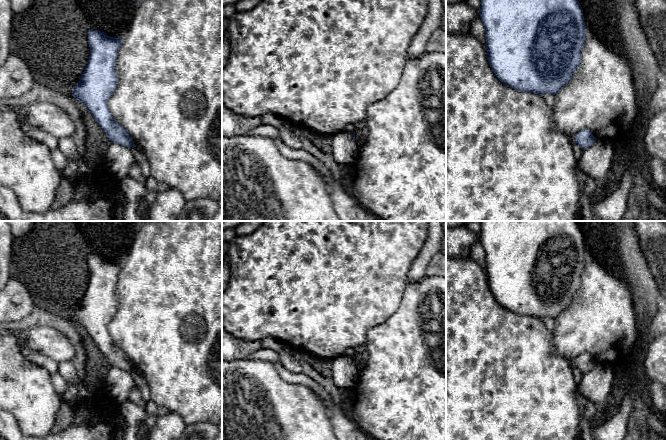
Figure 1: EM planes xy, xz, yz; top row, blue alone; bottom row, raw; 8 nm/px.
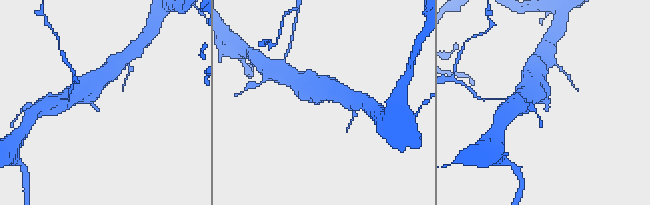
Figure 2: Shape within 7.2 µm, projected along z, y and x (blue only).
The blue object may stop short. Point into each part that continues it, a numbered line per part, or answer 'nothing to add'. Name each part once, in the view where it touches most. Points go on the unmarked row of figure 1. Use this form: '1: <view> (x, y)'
nothing to add

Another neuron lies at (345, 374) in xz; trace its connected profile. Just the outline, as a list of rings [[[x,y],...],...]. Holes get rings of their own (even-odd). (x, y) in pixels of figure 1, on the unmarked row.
[[[346,355],[332,360],[332,379],[343,390],[352,390],[359,379],[360,368]]]

